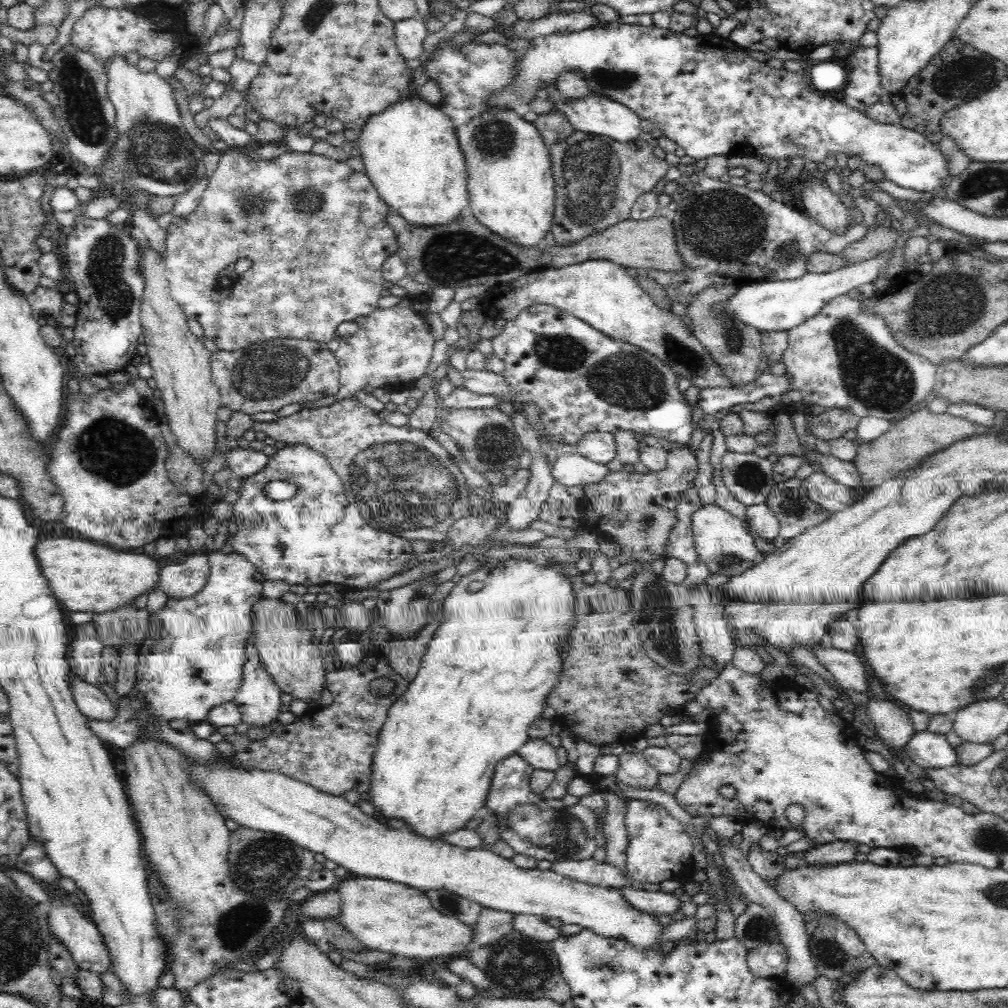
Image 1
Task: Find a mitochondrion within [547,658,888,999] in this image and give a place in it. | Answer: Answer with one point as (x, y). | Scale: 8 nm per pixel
(608, 963)

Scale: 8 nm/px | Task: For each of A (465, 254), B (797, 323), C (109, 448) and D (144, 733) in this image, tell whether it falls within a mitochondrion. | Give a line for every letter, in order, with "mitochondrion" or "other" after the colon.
A: mitochondrion
B: other
C: mitochondrion
D: other

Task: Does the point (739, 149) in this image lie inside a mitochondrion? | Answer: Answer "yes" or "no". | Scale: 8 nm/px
no

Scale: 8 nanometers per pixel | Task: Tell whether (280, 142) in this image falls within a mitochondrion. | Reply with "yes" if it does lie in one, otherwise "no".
no

